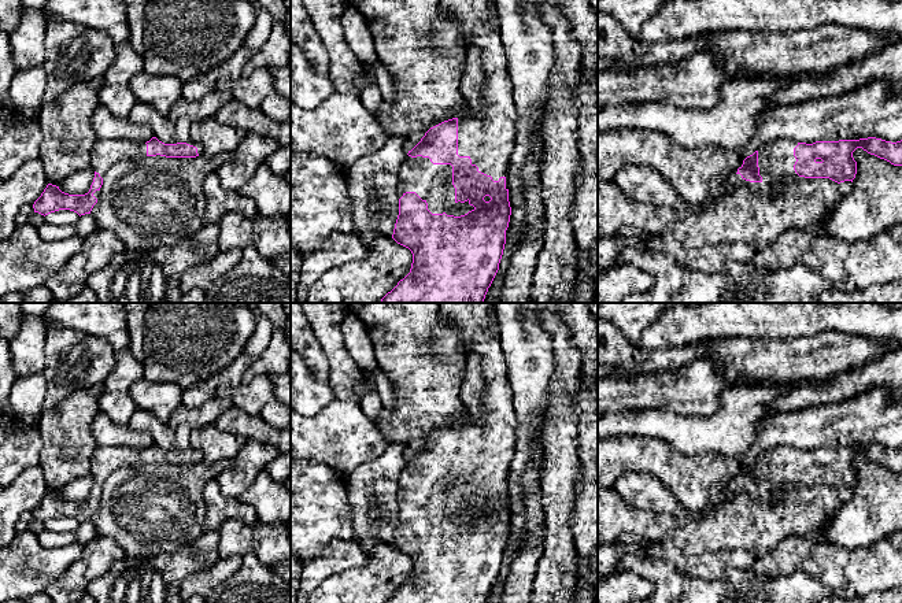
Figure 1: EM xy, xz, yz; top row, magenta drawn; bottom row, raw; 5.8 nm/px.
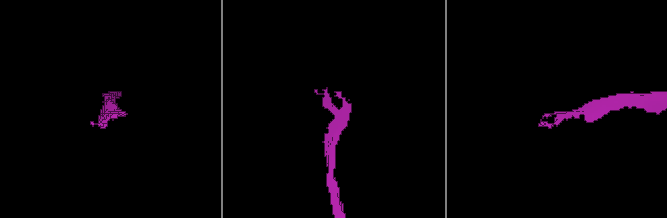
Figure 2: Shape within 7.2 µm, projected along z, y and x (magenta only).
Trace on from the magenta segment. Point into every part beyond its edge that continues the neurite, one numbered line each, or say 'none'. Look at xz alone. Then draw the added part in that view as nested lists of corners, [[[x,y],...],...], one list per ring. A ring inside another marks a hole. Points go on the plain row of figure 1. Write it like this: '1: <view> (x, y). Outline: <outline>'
1: xz (487, 441). Outline: [[[441,303],[440,315],[462,332],[466,354],[473,349],[483,358],[481,371],[487,381],[483,414],[473,417],[466,413],[458,423],[458,462],[469,463],[472,471],[493,488],[504,484],[509,496],[517,417],[500,349],[495,303]]]
2: xz (433, 489). Outline: [[[406,463],[399,477],[399,506],[406,499],[415,499],[422,507],[428,510],[428,517],[432,521],[443,521],[461,524],[467,519],[466,517],[458,517],[455,510],[455,495],[452,492],[452,473],[451,471],[433,471],[429,465],[411,465]]]

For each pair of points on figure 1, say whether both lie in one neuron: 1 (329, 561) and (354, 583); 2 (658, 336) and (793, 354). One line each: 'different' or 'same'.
1: different
2: different

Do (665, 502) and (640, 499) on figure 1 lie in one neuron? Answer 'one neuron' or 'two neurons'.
one neuron

